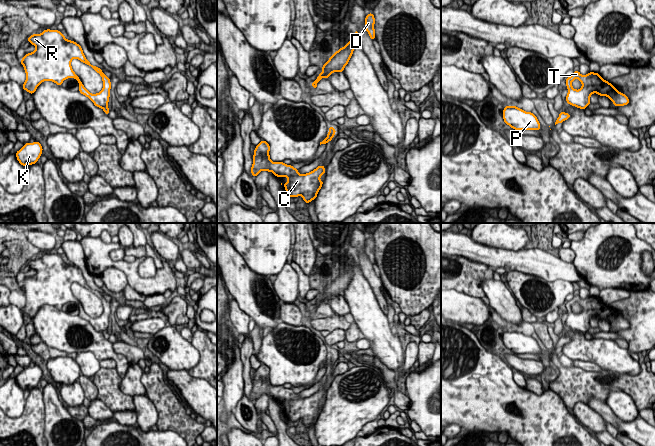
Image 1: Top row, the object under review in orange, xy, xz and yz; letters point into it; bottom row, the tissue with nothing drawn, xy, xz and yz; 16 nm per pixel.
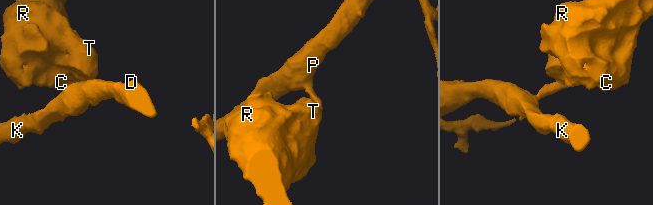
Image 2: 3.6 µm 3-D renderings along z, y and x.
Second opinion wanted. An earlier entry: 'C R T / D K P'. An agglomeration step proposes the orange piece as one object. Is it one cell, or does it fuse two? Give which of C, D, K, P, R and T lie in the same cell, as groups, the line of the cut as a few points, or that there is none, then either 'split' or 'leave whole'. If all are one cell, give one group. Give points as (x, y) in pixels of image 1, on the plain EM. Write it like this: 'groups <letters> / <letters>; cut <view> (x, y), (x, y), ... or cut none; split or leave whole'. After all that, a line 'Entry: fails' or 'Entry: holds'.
groups C R T / D K P; cut xy (106, 330), (102, 332); split
Entry: holds

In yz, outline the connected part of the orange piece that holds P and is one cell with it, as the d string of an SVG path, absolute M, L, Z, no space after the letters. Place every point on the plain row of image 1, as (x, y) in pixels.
M507 329L502 339L504 346L512 353L539 355L541 352L537 341L532 336L526 336L517 330Z

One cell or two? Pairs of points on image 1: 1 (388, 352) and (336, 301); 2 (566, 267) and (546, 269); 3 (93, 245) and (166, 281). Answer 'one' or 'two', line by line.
1: two
2: one
3: one

